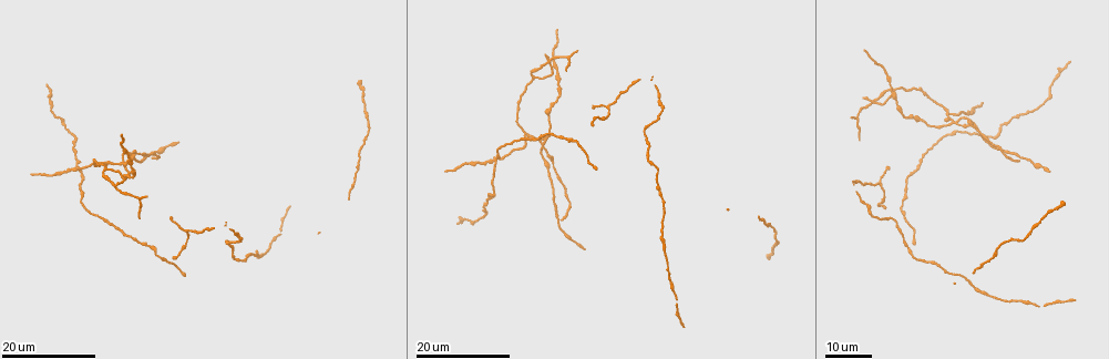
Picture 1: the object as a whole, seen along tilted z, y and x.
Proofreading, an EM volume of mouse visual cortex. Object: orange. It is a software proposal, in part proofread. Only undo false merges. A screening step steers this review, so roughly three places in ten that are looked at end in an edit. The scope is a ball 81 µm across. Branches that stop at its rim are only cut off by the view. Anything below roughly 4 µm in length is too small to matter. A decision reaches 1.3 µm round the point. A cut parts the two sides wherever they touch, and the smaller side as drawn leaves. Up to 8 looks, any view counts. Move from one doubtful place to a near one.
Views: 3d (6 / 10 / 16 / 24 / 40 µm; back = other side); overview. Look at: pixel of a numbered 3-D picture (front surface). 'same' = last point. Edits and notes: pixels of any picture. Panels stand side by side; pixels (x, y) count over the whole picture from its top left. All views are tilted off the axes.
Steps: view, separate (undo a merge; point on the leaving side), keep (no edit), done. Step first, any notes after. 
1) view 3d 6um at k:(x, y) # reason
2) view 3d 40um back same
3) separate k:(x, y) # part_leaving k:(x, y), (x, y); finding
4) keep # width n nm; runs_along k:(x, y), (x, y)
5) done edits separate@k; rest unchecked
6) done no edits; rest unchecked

view 3d 16um at 1:(542, 145) # four-way junction

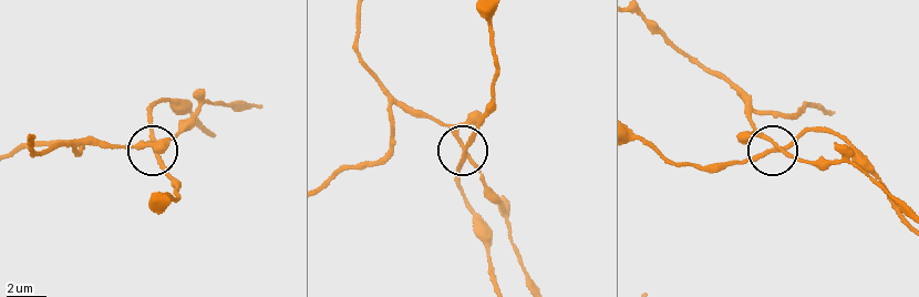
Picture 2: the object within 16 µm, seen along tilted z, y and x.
view 3d 6um at 2:(781, 149)

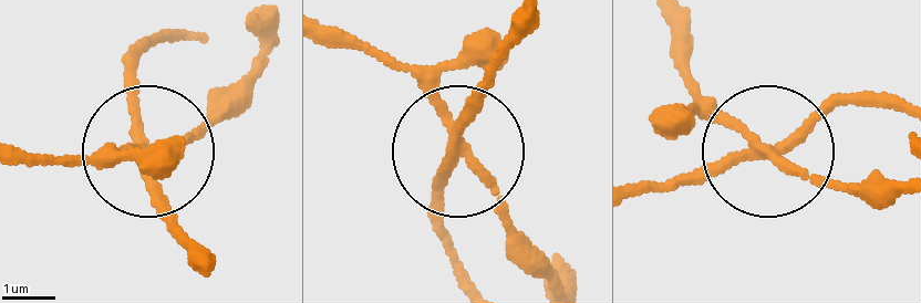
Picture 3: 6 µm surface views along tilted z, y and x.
separate 3:(132, 87) # side_arm 30 um; arms 4; a second cell is stuck on

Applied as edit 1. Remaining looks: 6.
view 3d 16um at 1:(109, 168) # three arms meet

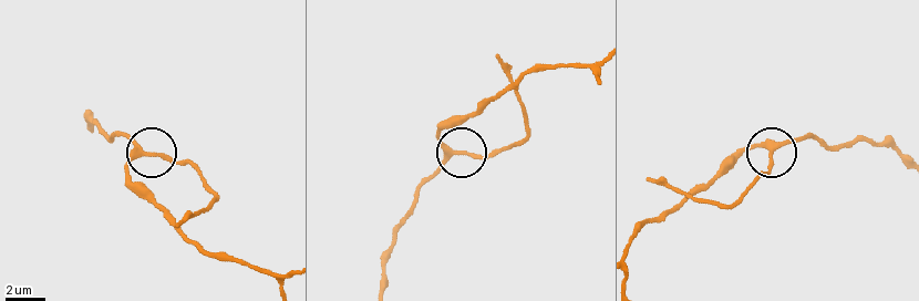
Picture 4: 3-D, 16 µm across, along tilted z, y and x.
view 3d 10um at 4:(456, 151)

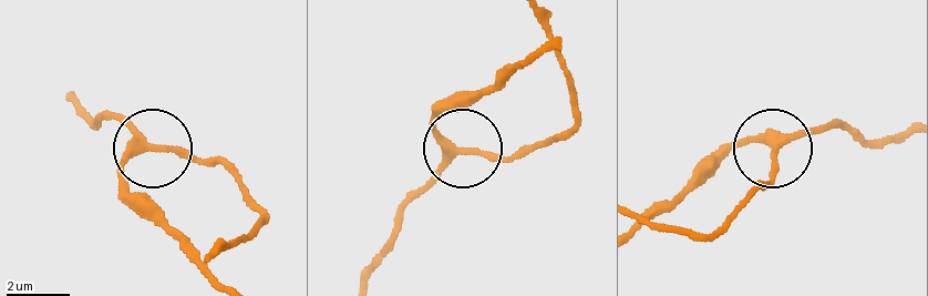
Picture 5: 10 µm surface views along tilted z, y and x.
keep # arms 3; runs_along 5:(70, 100), (93, 123), (110, 119), (146, 141), (236, 170); one cell here

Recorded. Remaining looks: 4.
view 3d 24um at 1:(608, 108) # three arms meet

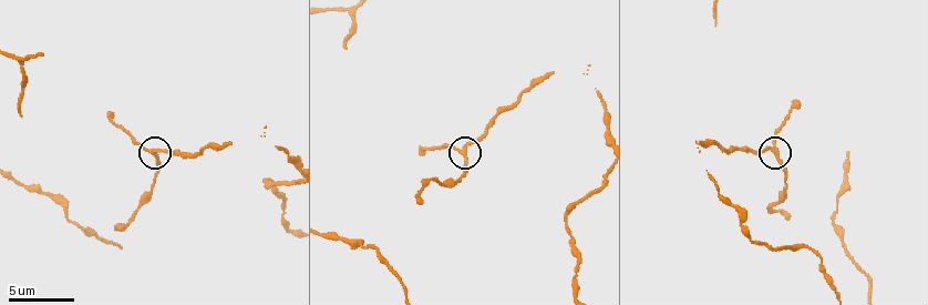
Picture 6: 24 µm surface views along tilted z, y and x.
view 3d 6um at 6:(462, 154)

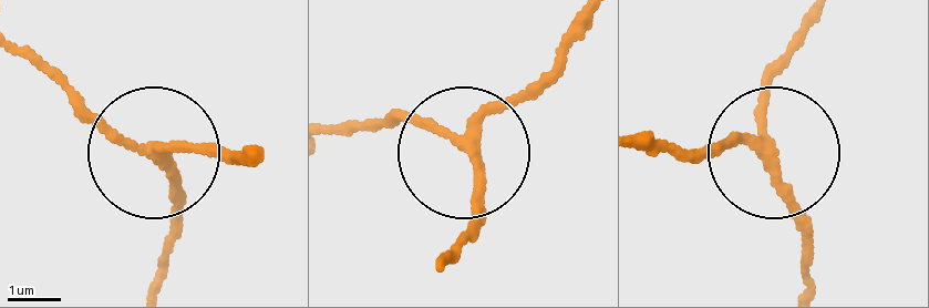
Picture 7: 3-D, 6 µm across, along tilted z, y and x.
view 3d 6um back at 7:(469, 150)

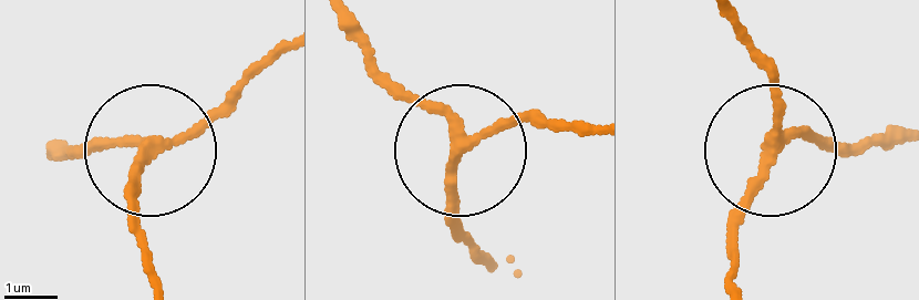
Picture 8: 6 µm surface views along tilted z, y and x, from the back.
keep # runs_along 8:(63, 153), (172, 144), (245, 72); all the same cell

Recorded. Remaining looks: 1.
done edits separate@3; rest unchecked

